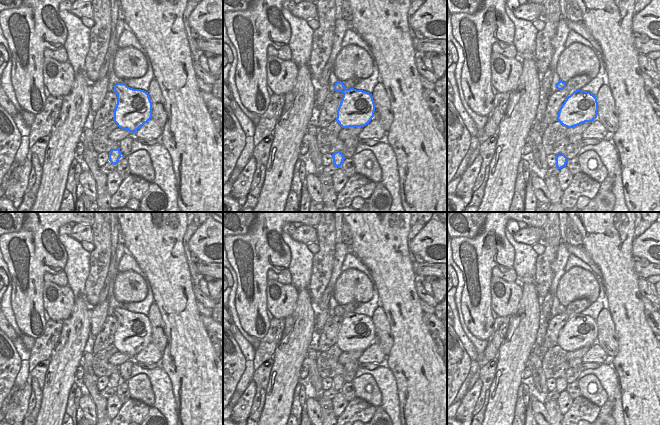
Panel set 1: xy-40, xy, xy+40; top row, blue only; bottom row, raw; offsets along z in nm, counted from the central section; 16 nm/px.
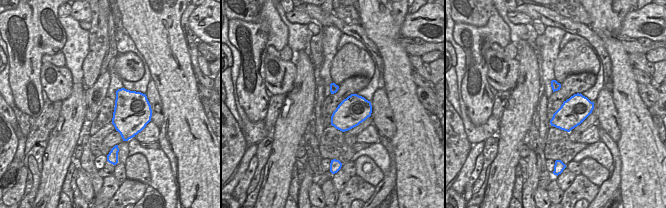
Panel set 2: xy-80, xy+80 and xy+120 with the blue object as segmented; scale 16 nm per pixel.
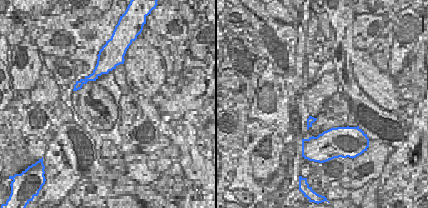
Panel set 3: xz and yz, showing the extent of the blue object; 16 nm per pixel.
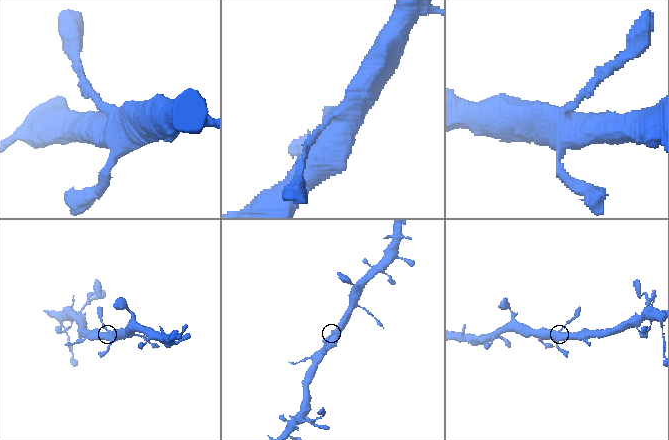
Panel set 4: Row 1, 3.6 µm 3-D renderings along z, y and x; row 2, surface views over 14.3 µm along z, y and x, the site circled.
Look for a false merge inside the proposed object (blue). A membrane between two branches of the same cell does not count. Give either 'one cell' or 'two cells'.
one cell

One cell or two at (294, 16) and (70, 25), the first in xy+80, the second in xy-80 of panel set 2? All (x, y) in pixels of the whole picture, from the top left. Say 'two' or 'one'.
two

